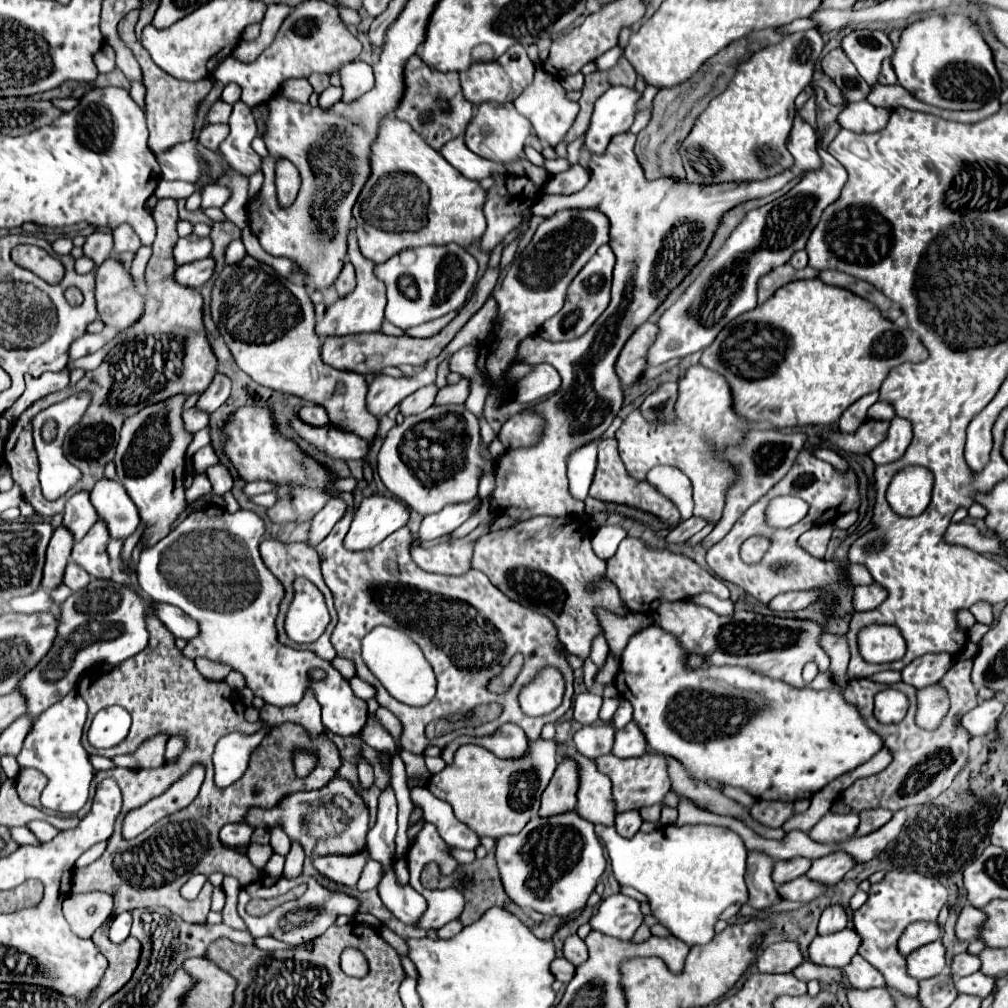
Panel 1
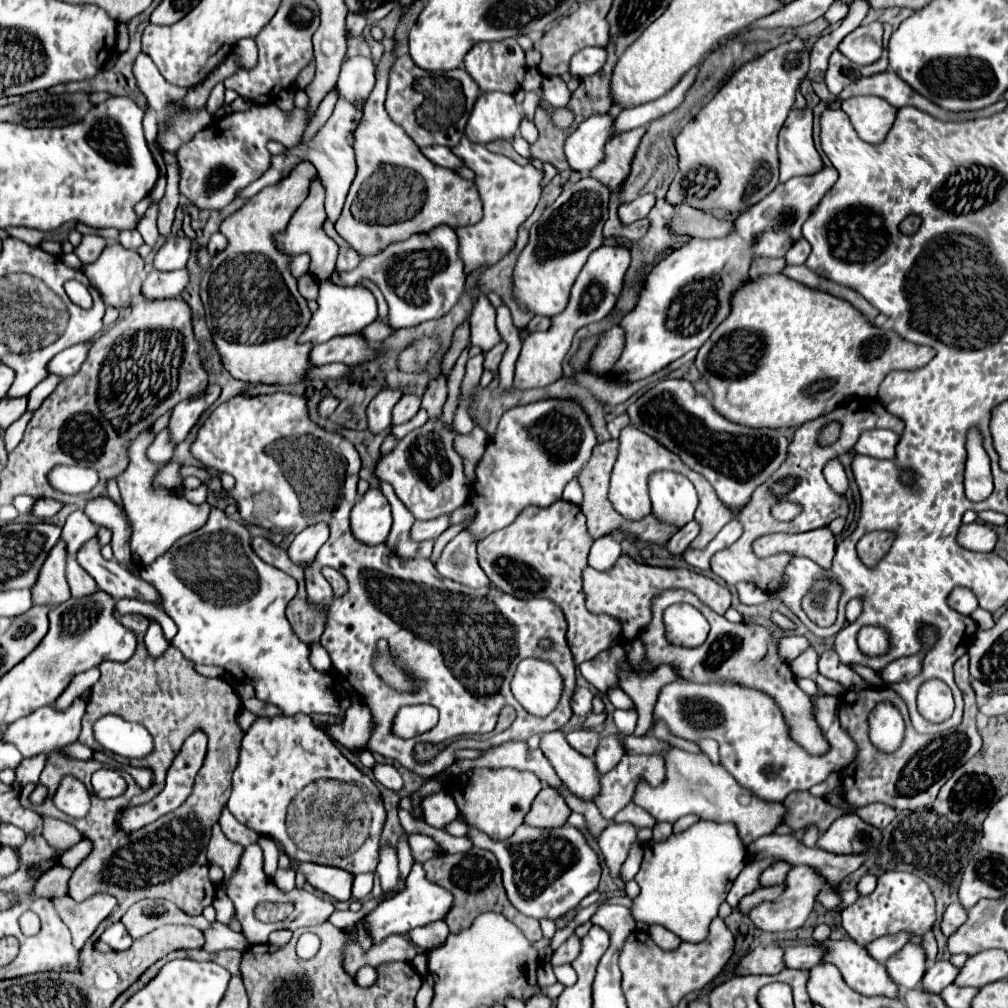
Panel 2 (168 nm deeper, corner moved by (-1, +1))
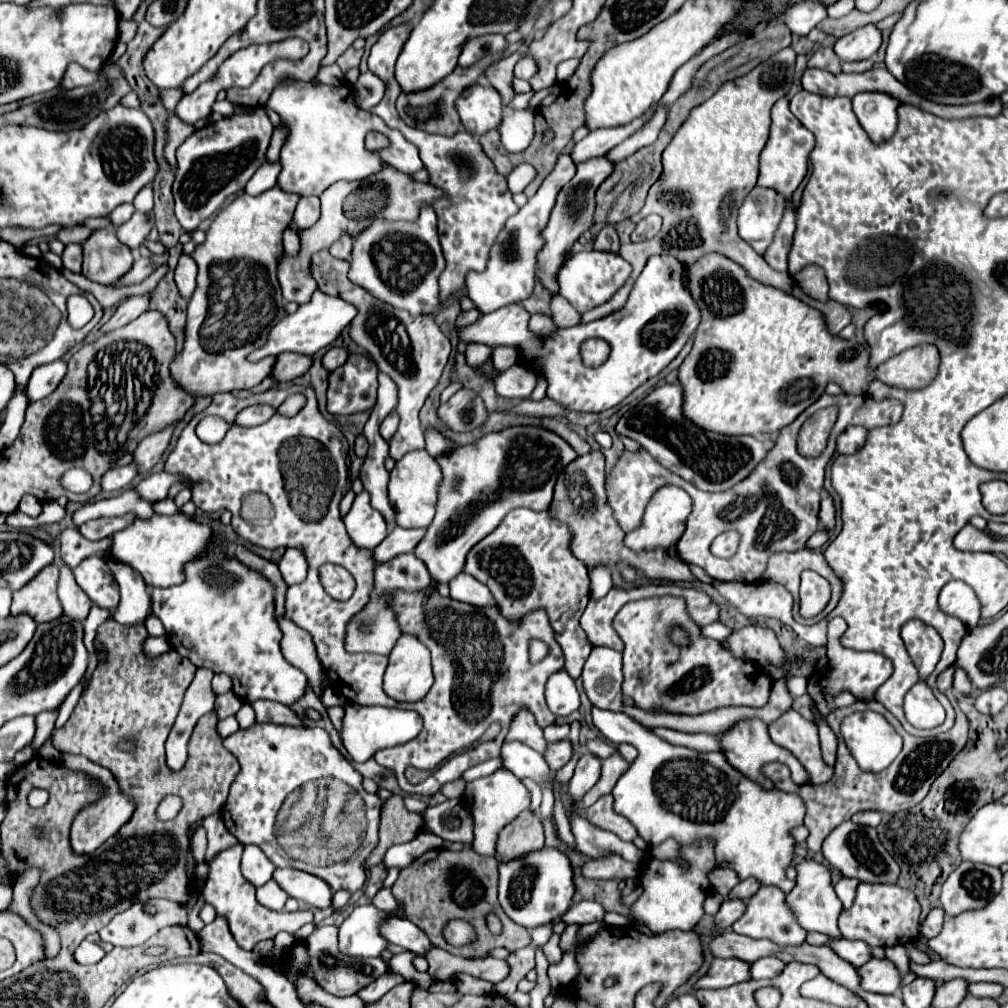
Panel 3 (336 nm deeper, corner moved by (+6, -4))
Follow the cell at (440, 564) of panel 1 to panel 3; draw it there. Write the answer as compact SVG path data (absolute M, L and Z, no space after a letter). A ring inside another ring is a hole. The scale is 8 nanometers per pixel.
M461 571L457 577L449 581L449 595L469 605L495 605L495 599L489 593L489 589L465 571Z

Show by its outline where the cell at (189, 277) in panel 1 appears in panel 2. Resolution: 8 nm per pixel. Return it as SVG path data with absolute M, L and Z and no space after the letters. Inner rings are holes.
M152 270L148 278L142 284L142 296L146 300L164 300L164 298L176 298L188 284L188 272L174 270L174 272L156 272Z

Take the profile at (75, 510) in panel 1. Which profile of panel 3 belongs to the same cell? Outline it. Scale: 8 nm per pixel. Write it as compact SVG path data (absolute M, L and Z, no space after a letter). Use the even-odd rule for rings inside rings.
M71 527L71 529L65 529L59 537L61 541L61 559L71 567L75 569L85 557L89 555L97 555L97 553L108 548L113 542L113 536L106 537L101 541L89 541L85 539L77 527Z

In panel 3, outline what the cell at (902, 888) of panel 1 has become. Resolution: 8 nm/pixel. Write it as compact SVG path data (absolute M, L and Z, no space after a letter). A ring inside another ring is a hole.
M859 883L853 907L843 911L839 917L839 931L843 939L861 939L871 947L905 945L917 939L919 917L921 905L911 889L885 883Z

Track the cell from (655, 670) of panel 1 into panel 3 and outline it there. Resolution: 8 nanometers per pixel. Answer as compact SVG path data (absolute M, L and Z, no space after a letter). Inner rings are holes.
M743 719L743 721L735 723L731 729L727 729L725 733L719 735L719 745L721 745L721 753L725 755L727 763L729 763L733 769L737 769L737 771L739 771L741 775L745 775L747 779L759 783L759 785L761 785L763 789L767 789L767 791L771 789L771 781L761 775L761 767L763 767L765 763L769 763L769 761L785 763L785 765L789 767L791 777L793 777L793 781L795 781L797 785L805 785L805 783L809 781L809 775L807 775L805 767L803 767L787 749L783 749L783 747L779 747L779 745L775 745L775 743L771 741L771 737L769 737L769 733L767 733L767 725L765 725L761 719Z

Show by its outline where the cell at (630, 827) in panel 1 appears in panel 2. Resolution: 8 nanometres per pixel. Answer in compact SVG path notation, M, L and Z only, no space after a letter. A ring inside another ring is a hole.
M612 822L598 838L598 846L604 854L604 862L618 888L624 888L624 880L620 878L620 868L622 868L624 860L628 858L628 850L630 850L632 842L636 842L636 828L632 828L632 824L614 824Z

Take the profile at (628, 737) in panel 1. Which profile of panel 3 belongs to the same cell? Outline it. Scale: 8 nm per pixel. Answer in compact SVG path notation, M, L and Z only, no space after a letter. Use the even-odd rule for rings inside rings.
M593 753L581 755L575 773L569 781L569 795L579 803L581 797L597 783L599 777L601 777L601 759L595 757Z

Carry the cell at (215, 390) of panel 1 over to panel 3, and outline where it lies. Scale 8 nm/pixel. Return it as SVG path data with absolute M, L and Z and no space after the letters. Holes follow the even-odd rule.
M169 425L167 429L151 433L149 437L145 437L141 441L141 445L137 445L137 449L135 449L135 463L139 463L141 473L145 473L145 471L149 471L151 467L157 465L157 461L161 459L163 451L167 449L167 445L171 441L173 431L175 431L175 425Z

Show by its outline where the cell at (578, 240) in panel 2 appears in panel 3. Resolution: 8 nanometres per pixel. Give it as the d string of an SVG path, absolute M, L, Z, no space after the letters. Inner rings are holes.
M597 157L593 161L579 163L577 165L577 175L557 195L557 203L555 203L555 207L551 211L549 223L541 231L541 237L543 237L545 245L541 247L541 253L537 253L537 281L543 285L543 289L551 297L559 295L557 273L559 273L561 265L565 263L565 255L571 251L573 243L585 231L591 231L593 225L595 225L595 205L597 205L595 203L595 191L611 175L611 171L613 171L613 163L611 161L605 161L605 157Z

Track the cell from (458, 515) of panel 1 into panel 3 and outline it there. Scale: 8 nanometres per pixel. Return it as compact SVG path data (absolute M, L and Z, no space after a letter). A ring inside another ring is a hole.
M395 527L385 541L381 541L381 545L377 545L377 549L373 551L373 559L377 563L385 563L401 553L409 553L415 551L415 547L419 545L419 541L425 537L425 529L403 529L403 527Z

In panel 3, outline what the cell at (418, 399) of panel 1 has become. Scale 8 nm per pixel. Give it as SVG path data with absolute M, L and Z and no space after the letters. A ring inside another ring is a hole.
M393 411L393 413L389 413L389 415L383 419L383 423L381 423L381 427L379 427L381 437L383 437L385 441L389 441L389 439L395 435L397 427L399 427L399 415Z

